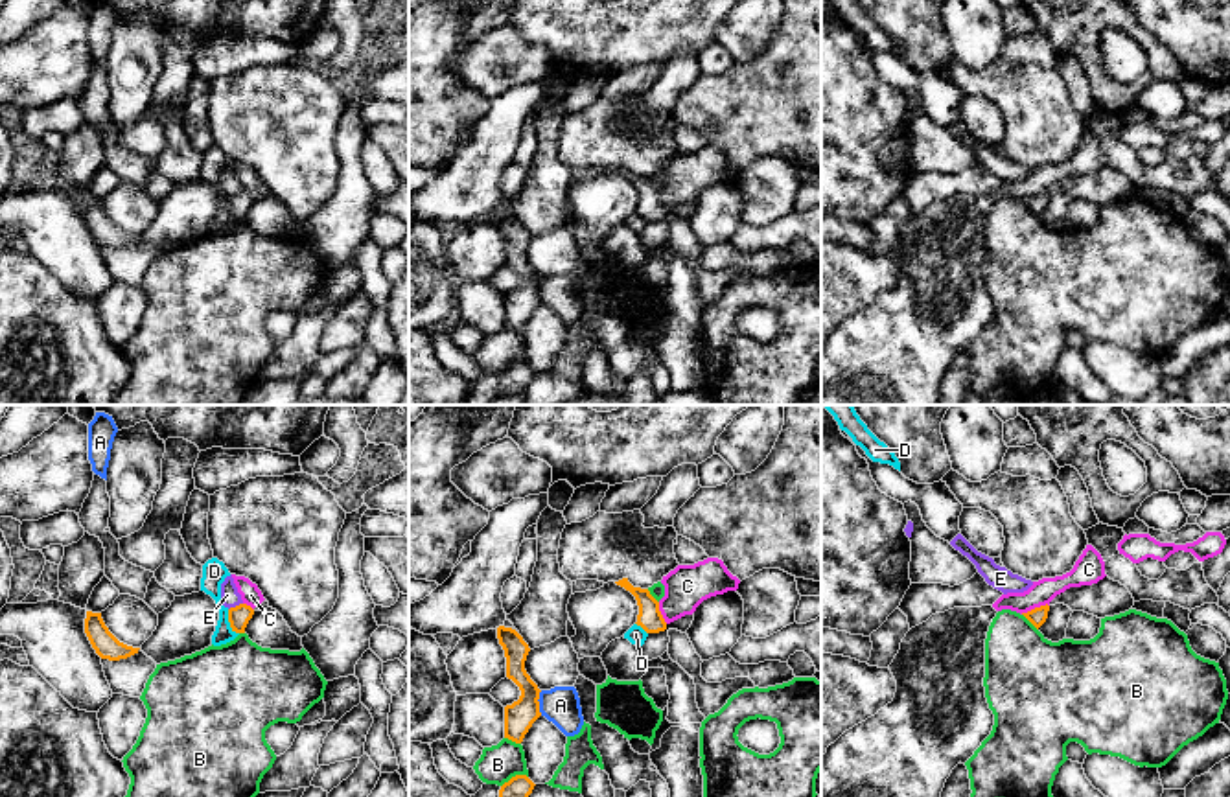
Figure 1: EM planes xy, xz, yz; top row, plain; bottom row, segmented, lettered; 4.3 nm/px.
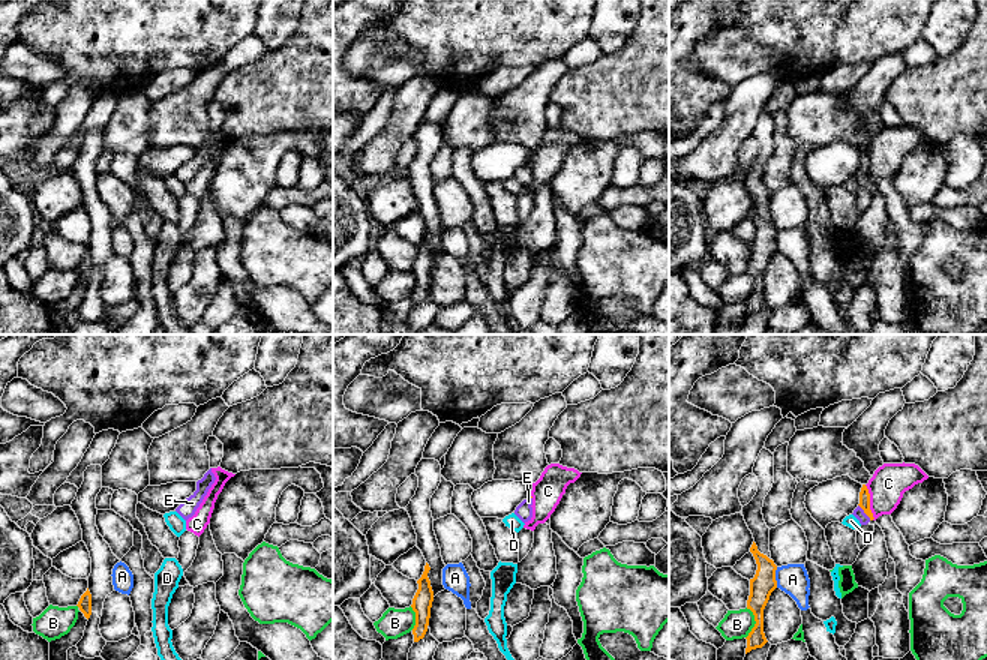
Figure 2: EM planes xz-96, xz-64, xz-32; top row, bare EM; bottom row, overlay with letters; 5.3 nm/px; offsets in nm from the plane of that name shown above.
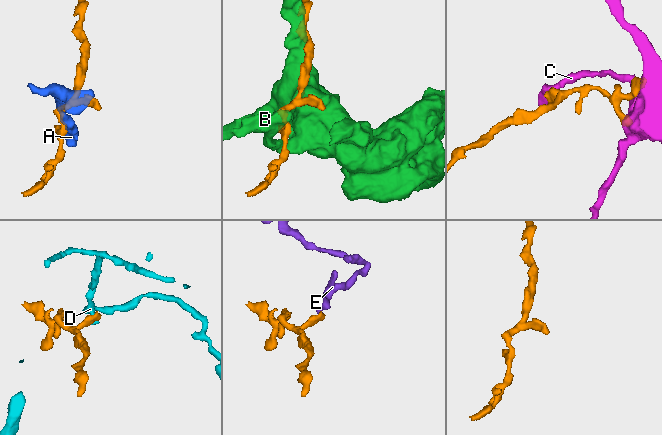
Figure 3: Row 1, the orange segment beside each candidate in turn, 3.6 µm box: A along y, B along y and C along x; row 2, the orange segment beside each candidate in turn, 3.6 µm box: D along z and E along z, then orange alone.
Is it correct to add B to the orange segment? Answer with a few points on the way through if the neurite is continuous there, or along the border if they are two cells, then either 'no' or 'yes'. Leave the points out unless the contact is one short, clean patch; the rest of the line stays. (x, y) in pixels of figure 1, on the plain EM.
no

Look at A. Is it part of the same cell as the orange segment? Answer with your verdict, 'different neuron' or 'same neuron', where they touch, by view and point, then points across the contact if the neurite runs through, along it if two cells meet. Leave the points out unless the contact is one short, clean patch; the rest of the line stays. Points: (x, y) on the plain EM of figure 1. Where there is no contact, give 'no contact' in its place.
different neuron; meets orange in xz at (538, 291); border along xz (542, 278), (538, 288), (540, 302)

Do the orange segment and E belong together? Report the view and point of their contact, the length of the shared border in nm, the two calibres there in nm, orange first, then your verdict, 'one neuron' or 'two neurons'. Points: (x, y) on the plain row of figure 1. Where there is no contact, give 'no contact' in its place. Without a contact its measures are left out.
xy (236, 194) | 70 nm | 90/80 nm | two neurons

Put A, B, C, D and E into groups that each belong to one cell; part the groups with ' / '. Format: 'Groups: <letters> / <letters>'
Groups: A / B / C / D / E

